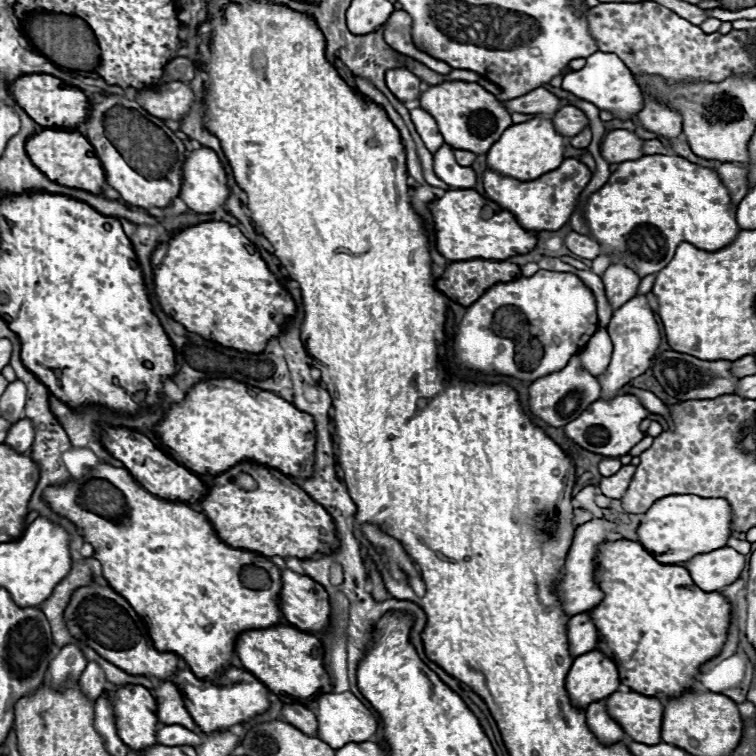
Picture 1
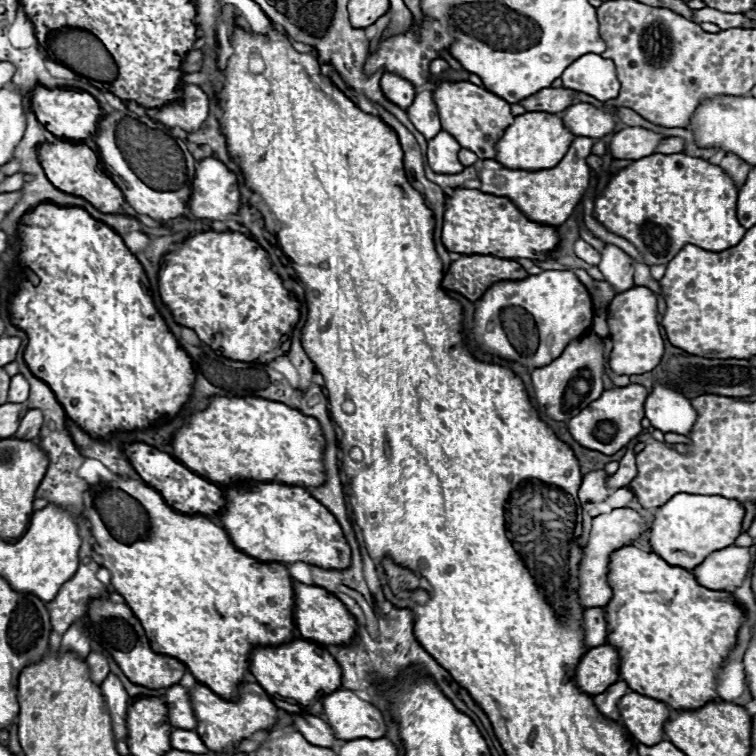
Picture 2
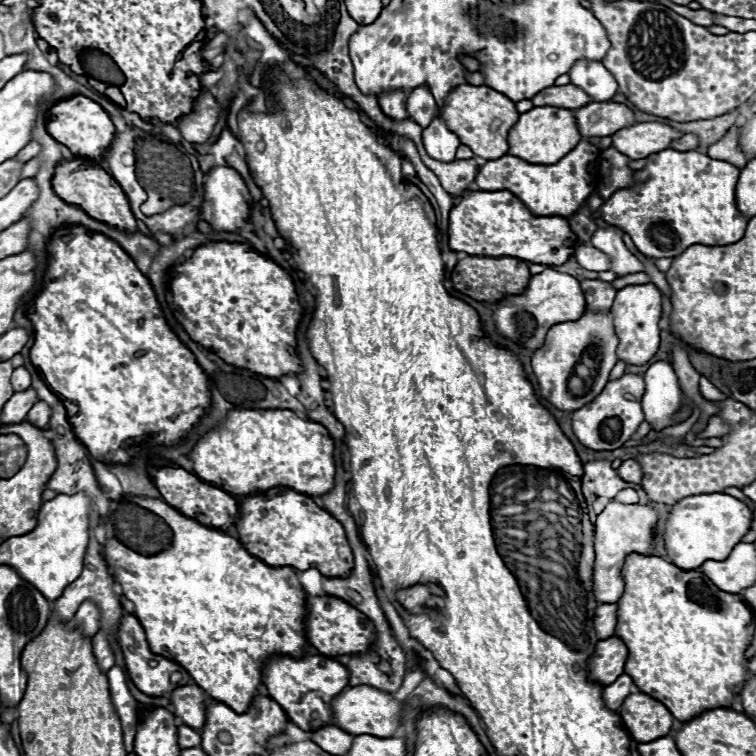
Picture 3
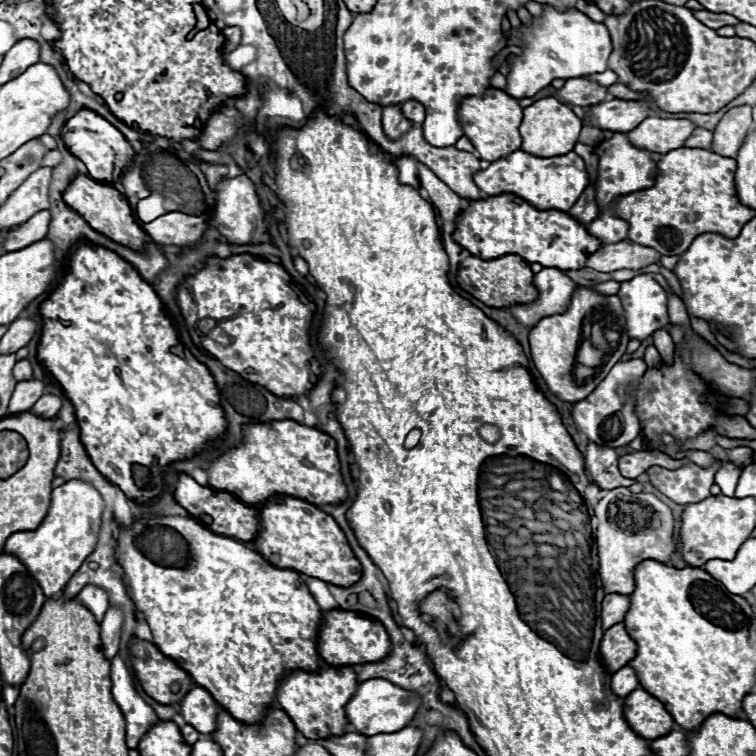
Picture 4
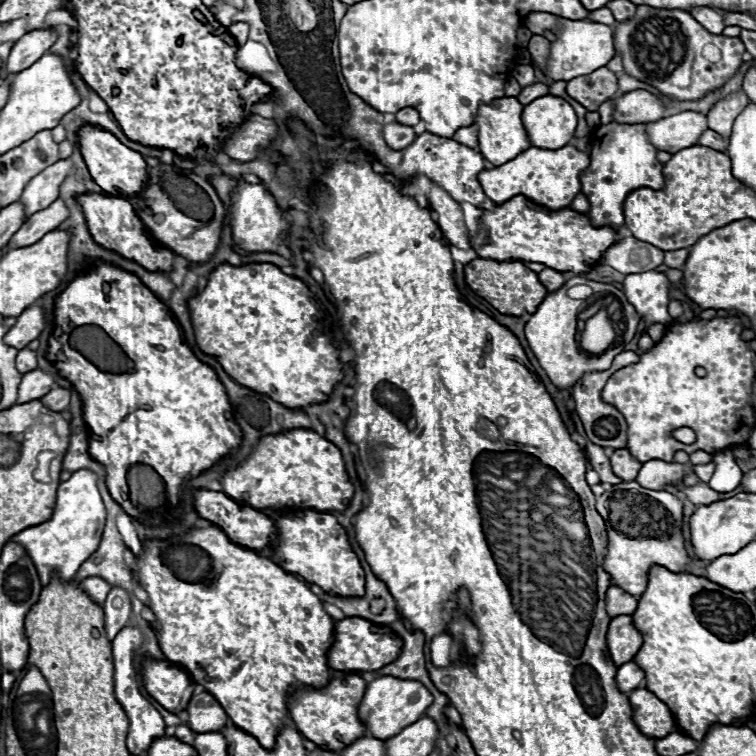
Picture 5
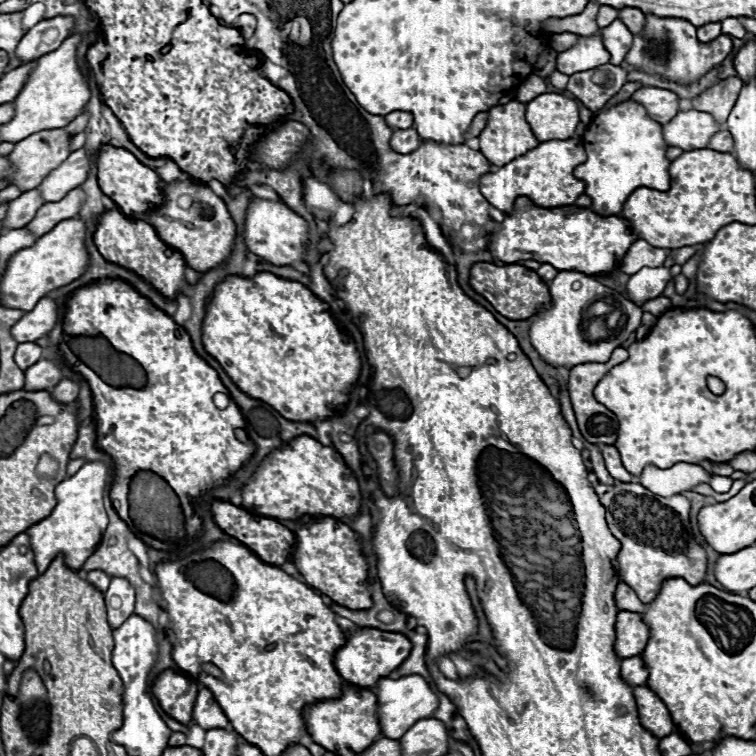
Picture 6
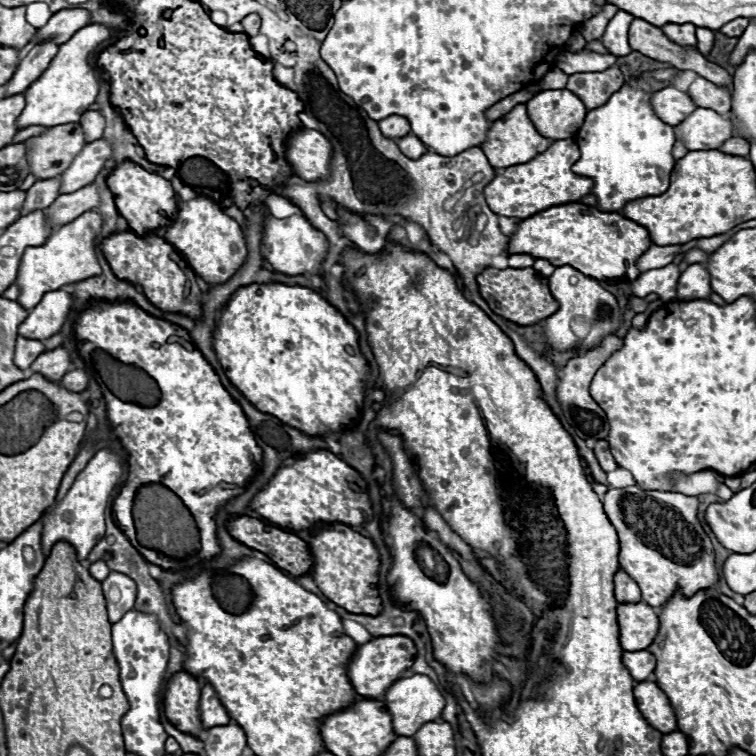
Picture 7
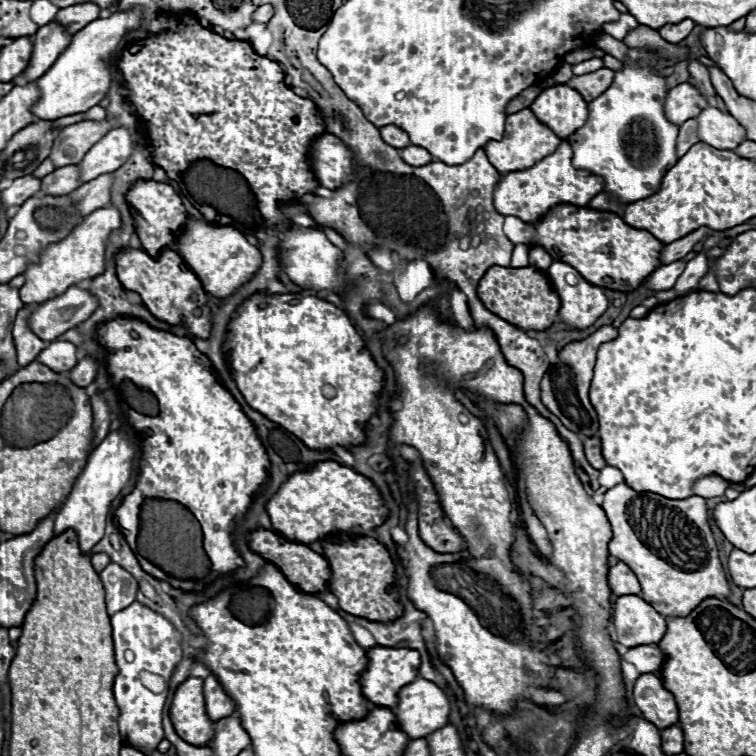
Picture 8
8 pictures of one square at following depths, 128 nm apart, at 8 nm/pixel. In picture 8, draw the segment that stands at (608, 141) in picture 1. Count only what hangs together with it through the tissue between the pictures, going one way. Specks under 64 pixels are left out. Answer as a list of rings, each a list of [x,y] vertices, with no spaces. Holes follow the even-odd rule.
[[[704,108],[696,116],[698,120],[698,138],[706,144],[721,150],[734,150],[736,144],[742,144],[746,138],[746,128],[728,112],[718,108]]]

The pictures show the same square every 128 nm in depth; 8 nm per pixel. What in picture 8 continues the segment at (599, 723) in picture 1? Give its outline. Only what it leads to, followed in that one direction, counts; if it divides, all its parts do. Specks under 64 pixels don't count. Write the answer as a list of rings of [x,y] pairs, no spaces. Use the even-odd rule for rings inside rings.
[[[646,644],[630,648],[626,654],[622,654],[622,660],[634,664],[640,674],[658,672],[664,664],[664,652],[658,648],[658,644]]]

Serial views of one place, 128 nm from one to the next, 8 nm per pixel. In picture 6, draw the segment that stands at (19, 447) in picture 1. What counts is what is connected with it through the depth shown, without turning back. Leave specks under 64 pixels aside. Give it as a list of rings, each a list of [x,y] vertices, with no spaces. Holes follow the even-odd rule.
[[[64,378],[50,392],[52,392],[54,400],[60,400],[62,404],[70,404],[70,402],[74,402],[78,398],[80,384],[74,382],[74,380],[70,380],[70,378]]]

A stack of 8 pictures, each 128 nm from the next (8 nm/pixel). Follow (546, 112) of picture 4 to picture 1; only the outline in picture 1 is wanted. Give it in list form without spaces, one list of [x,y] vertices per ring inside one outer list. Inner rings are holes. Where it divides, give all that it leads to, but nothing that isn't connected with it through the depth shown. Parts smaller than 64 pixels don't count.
[[[534,116],[532,120],[526,120],[522,124],[512,124],[488,150],[486,164],[490,168],[496,168],[496,172],[500,172],[502,176],[512,176],[516,180],[536,180],[536,176],[552,172],[552,168],[558,168],[562,164],[566,142],[568,138],[556,132],[552,120]]]

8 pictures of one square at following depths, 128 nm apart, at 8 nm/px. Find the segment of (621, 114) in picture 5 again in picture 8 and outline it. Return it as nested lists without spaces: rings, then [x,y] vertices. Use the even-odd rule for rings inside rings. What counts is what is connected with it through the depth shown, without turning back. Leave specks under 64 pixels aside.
[[[684,82],[684,84],[678,84],[676,88],[672,88],[668,92],[664,112],[666,112],[666,118],[670,122],[680,126],[682,122],[696,118],[708,106],[710,106],[708,100],[698,92],[698,88]]]

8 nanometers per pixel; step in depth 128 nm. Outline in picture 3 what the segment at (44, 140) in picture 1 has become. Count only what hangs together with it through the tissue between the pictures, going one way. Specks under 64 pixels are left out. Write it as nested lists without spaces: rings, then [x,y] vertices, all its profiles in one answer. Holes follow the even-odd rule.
[[[72,158],[66,162],[60,162],[56,168],[56,176],[52,180],[52,186],[56,190],[56,194],[68,202],[68,204],[76,204],[80,206],[90,218],[108,224],[110,228],[122,230],[122,232],[136,232],[136,218],[130,210],[128,198],[122,192],[120,184],[116,184],[116,180],[102,170],[100,164],[84,160],[84,158]]]

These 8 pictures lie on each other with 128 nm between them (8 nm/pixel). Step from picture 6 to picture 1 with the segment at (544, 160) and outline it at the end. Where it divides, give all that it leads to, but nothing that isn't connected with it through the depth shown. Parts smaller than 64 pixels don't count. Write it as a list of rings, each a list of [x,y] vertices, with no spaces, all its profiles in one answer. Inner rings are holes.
[[[584,128],[580,134],[576,134],[576,136],[570,139],[570,143],[574,148],[586,148],[588,144],[590,144],[592,140],[591,130],[588,128]],[[566,158],[556,170],[542,174],[536,180],[528,180],[528,182],[520,182],[516,178],[508,178],[502,176],[490,168],[484,170],[482,182],[484,182],[484,190],[486,196],[494,202],[498,202],[504,210],[512,212],[516,216],[516,220],[526,228],[526,230],[560,230],[570,214],[574,212],[576,200],[580,196],[580,192],[586,188],[586,184],[590,182],[590,170],[586,164],[582,164],[576,158]],[[540,206],[548,206],[548,208],[540,208]]]

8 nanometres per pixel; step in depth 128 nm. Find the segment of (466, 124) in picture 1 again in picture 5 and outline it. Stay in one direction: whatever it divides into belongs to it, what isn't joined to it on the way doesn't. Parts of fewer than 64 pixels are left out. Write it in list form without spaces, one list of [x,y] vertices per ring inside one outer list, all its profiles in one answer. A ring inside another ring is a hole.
[[[496,98],[492,104],[482,104],[478,108],[478,114],[474,118],[474,124],[478,124],[478,148],[480,154],[496,164],[506,164],[508,160],[514,160],[520,152],[530,148],[530,140],[526,134],[526,128],[522,124],[522,110],[524,106],[516,98]]]

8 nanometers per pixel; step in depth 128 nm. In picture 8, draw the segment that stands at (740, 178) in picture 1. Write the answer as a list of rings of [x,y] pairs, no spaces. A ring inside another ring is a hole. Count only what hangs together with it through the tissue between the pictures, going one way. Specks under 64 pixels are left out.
[[[692,56],[692,58],[688,60],[688,72],[690,72],[692,78],[698,80],[698,84],[700,84],[698,90],[704,92],[706,98],[710,98],[710,96],[716,94],[714,88],[712,88],[712,84],[710,84],[710,72],[708,72],[708,66],[704,66],[696,56]]]

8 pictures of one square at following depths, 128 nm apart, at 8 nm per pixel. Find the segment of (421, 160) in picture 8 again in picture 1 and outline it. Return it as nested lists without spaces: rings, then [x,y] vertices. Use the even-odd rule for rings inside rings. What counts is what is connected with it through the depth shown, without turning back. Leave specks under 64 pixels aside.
[[[392,68],[386,72],[386,86],[400,102],[410,102],[420,96],[420,78],[406,68]]]

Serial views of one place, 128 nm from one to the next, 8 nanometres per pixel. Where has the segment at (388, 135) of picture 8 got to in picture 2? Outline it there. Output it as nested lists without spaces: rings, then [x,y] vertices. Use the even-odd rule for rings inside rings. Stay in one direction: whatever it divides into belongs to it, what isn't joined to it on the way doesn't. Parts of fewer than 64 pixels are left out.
[[[432,90],[418,92],[406,112],[408,112],[408,118],[412,120],[412,124],[426,136],[426,140],[430,140],[432,136],[436,136],[436,132],[442,130],[440,118],[438,118],[438,108],[432,100]]]

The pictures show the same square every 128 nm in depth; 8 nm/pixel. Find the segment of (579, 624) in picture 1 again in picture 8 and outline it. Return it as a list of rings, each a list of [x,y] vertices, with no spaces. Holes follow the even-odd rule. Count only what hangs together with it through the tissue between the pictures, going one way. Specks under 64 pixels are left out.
[[[618,562],[616,566],[610,568],[608,580],[610,580],[612,594],[616,594],[616,596],[624,596],[628,592],[640,594],[640,582],[638,582],[636,574],[624,562]]]

